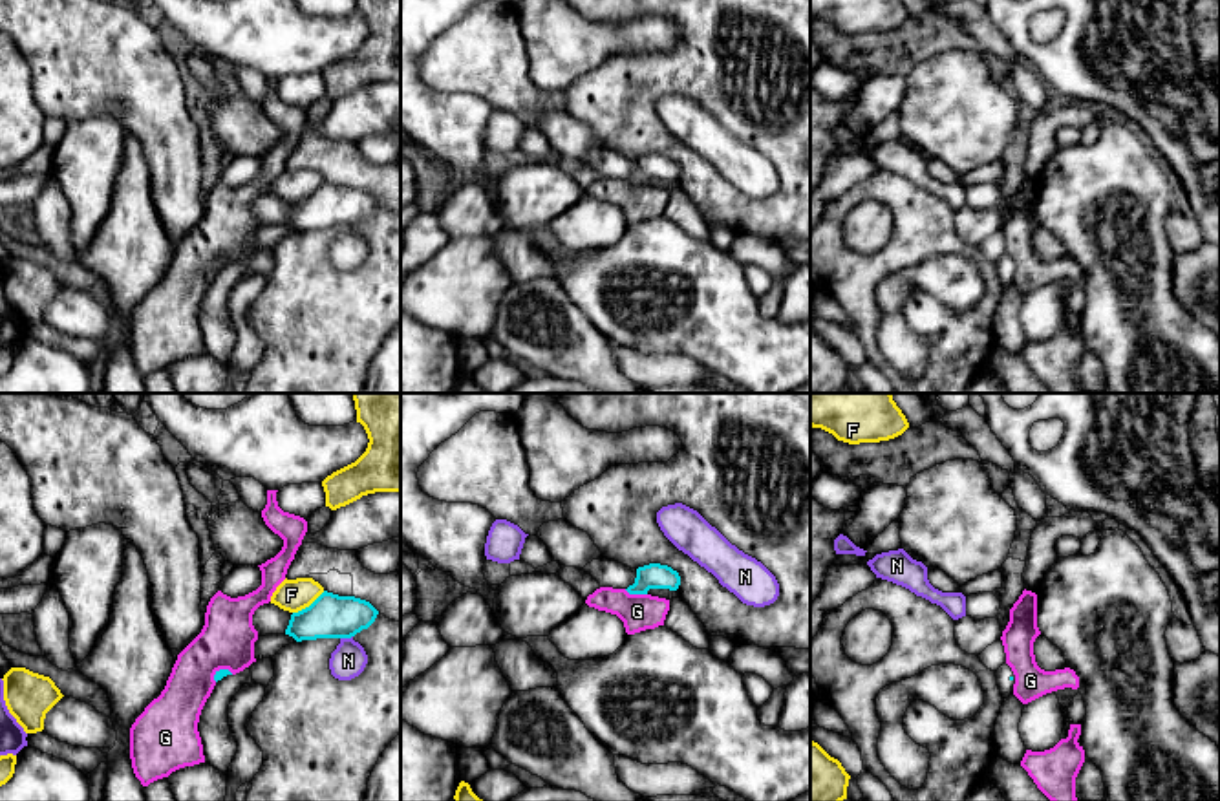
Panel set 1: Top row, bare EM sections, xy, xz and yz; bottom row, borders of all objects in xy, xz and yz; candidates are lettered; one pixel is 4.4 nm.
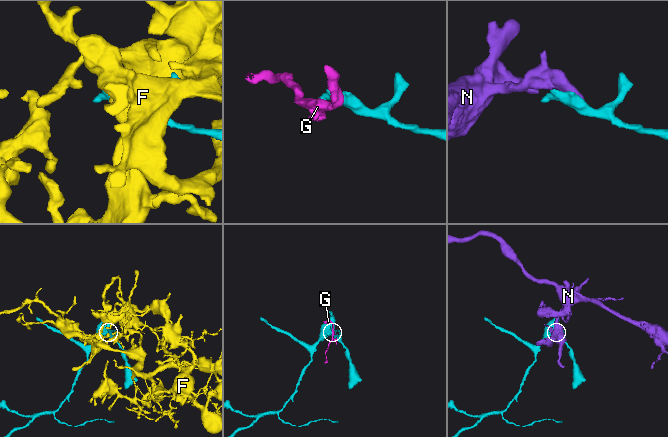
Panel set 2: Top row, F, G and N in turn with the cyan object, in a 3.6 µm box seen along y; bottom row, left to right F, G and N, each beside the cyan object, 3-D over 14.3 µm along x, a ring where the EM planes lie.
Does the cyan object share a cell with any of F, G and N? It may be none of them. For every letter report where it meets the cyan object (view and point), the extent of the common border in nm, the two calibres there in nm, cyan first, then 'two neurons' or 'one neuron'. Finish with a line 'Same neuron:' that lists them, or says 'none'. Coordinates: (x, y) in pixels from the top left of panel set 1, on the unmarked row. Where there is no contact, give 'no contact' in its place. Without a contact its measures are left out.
F: xy (310, 196) | 170 nm | 190/140 nm | two neurons
G: xz (635, 183) | 110 nm | 110/160 nm | two neurons
N: xy (346, 227) | 60 nm | 190/160 nm | two neurons
Same neuron: none

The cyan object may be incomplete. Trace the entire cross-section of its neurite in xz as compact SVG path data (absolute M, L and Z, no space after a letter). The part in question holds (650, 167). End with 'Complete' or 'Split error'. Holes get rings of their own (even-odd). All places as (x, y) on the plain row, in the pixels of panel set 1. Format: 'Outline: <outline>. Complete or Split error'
Outline: M649 154L637 159L635 174L626 181L629 185L647 185L649 179L669 179L677 181L680 176L680 166L668 155Z. Complete

